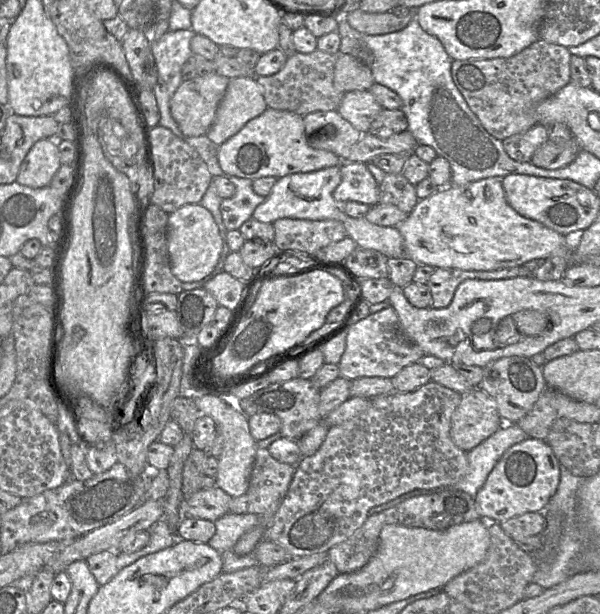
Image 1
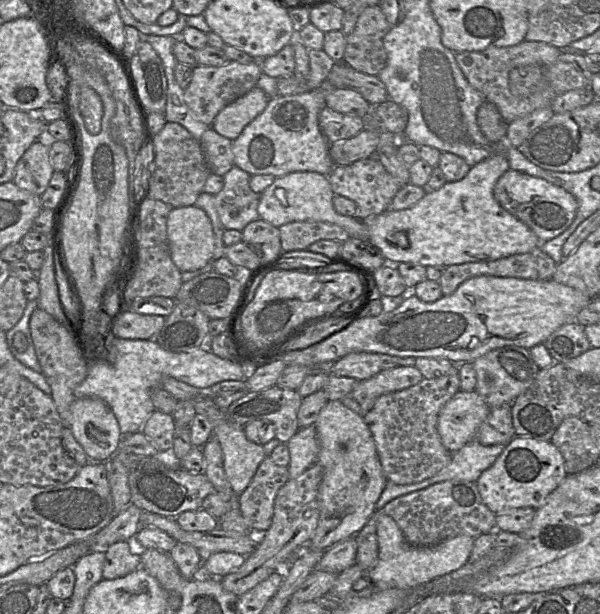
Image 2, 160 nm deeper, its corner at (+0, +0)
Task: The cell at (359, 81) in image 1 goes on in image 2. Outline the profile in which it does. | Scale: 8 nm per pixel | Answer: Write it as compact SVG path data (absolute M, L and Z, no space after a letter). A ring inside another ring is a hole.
M327 80L320 87L297 95L270 98L264 111L252 120L232 142L234 165L252 175L276 178L293 172L317 172L329 176L336 166L330 157L330 143L318 123L320 111L331 88Z

